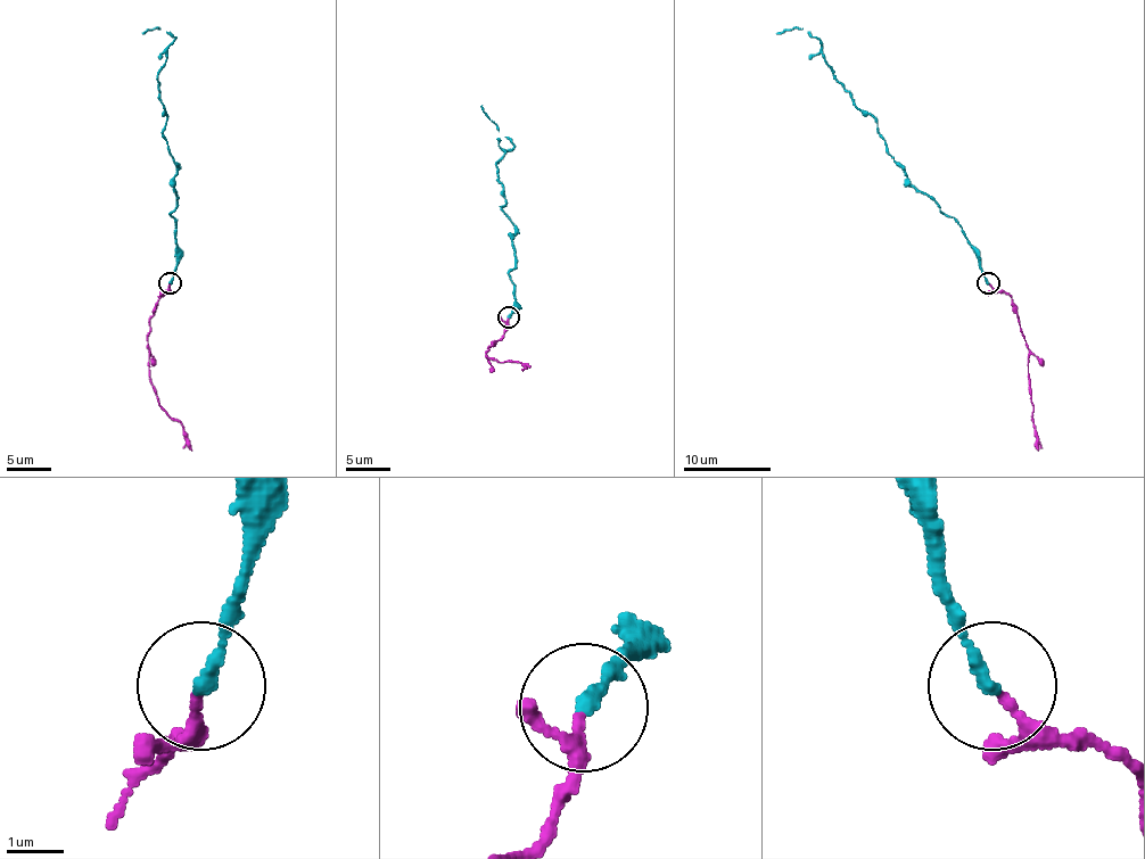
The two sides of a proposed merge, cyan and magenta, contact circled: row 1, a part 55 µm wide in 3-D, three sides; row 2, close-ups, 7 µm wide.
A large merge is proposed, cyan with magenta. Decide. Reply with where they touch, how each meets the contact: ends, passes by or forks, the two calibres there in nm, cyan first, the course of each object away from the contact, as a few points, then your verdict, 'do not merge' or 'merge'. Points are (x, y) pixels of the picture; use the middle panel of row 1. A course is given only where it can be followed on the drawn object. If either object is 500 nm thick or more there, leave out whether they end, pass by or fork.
at (508, 318); cyan ends there; magenta passes by; 240 nm thick on the cyan side, 140 nm on the other; cyan runs (509, 316), (516, 226), (502, 206), (495, 165), (513, 147), (480, 106); magenta runs (509, 319), (507, 332), (489, 347), (487, 358), (518, 361), (530, 368); merge

